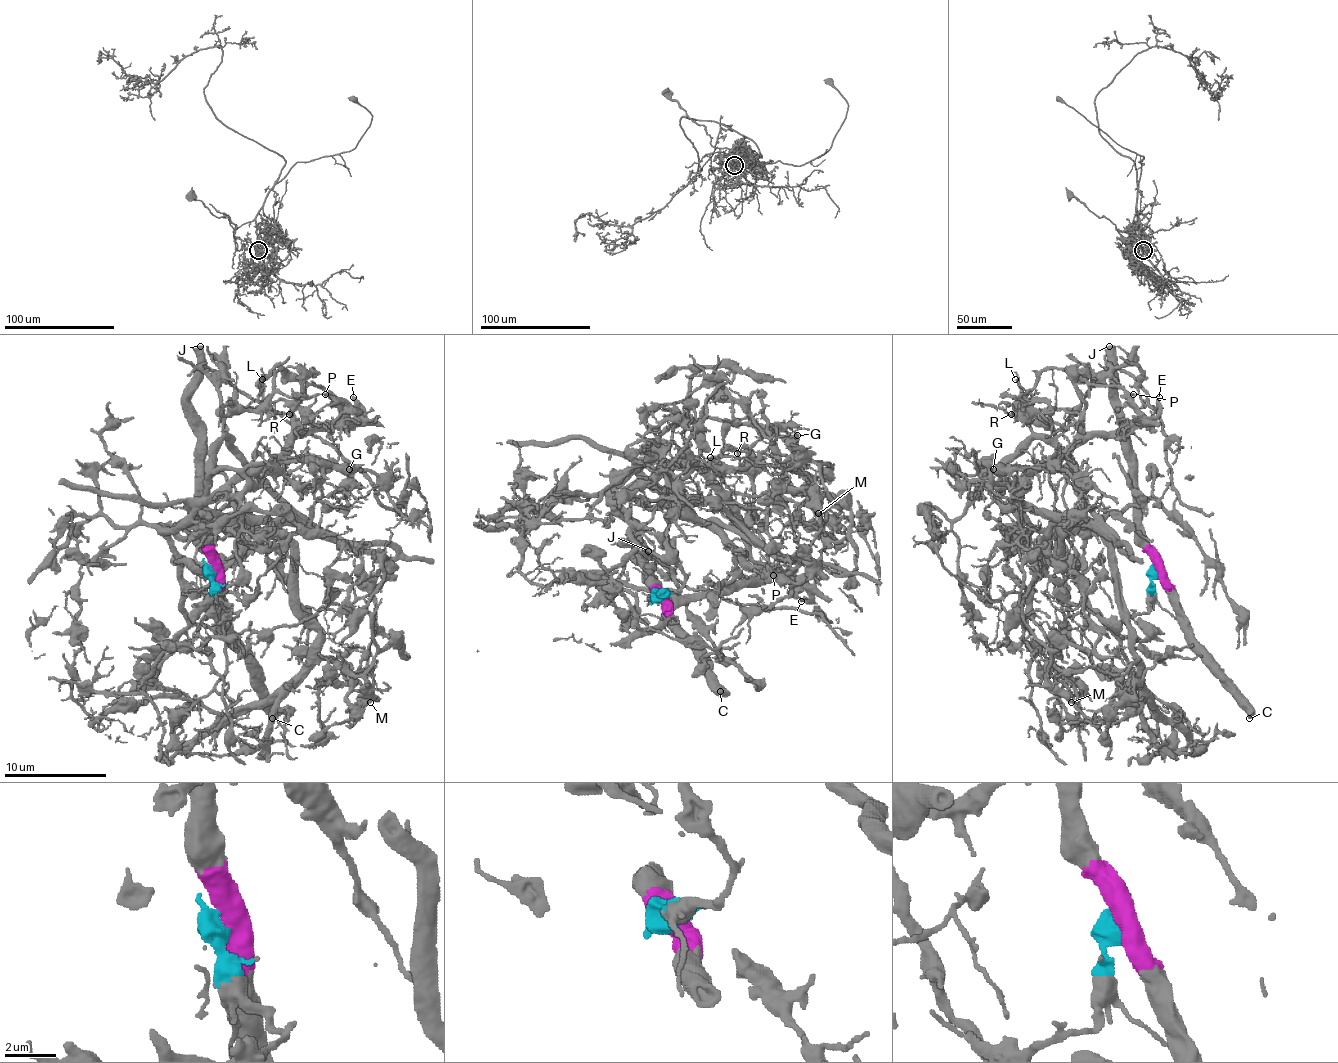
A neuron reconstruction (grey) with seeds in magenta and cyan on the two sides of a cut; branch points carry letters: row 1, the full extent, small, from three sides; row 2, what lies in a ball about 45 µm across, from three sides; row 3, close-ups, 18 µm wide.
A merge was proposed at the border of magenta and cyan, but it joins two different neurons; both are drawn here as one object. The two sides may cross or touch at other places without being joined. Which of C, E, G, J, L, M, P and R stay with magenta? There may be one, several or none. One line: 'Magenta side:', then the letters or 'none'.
Magenta side: C, J

